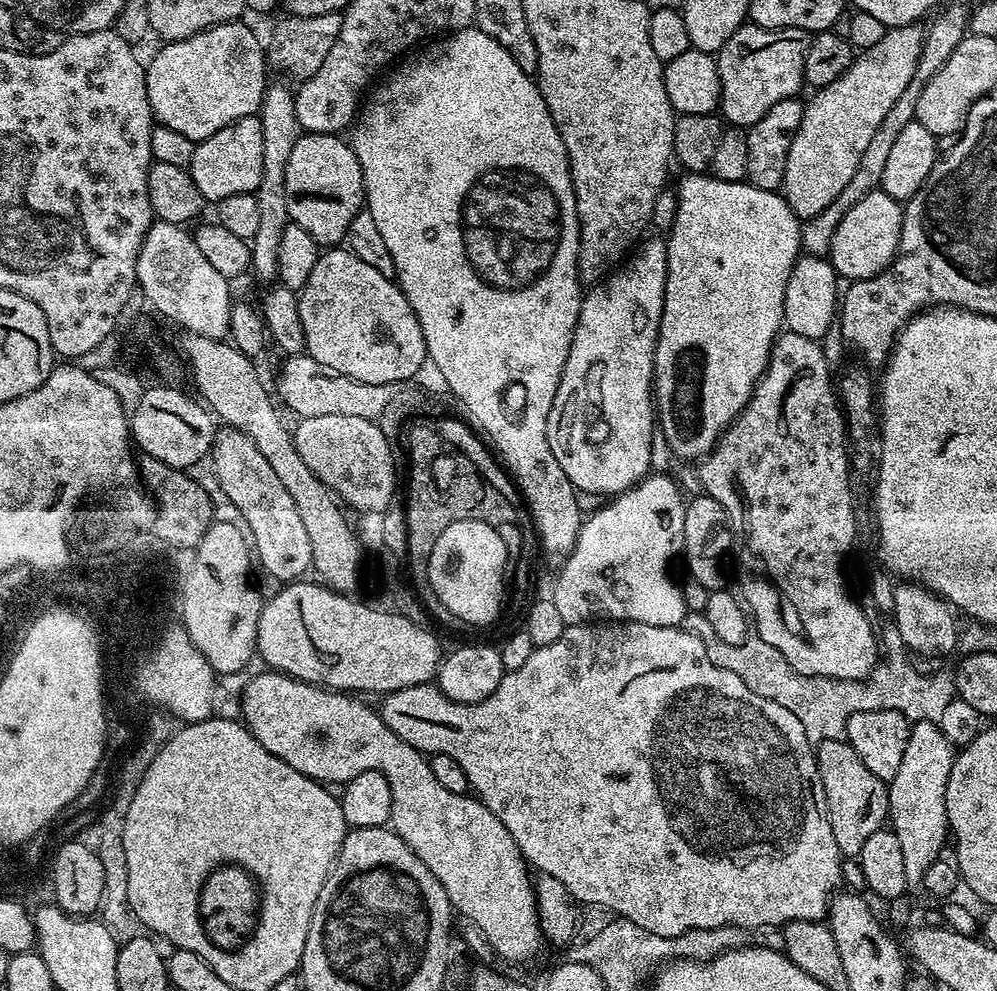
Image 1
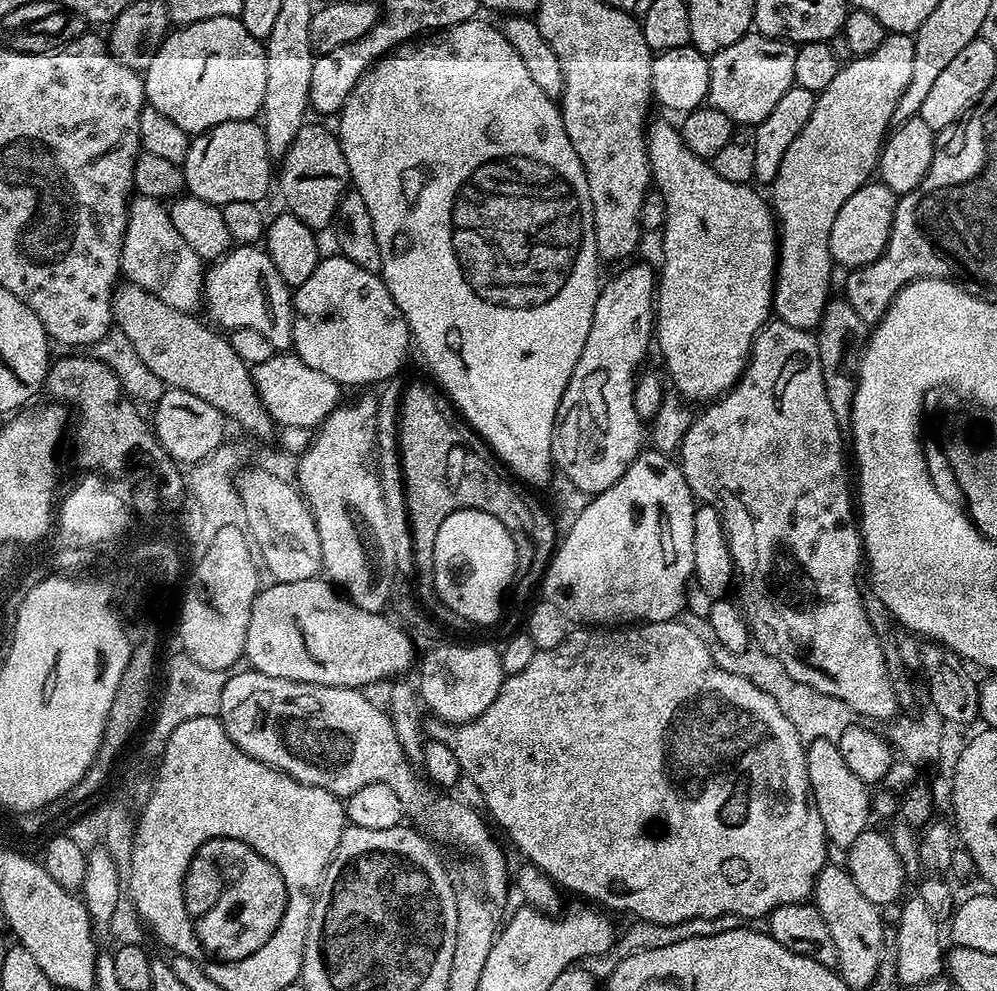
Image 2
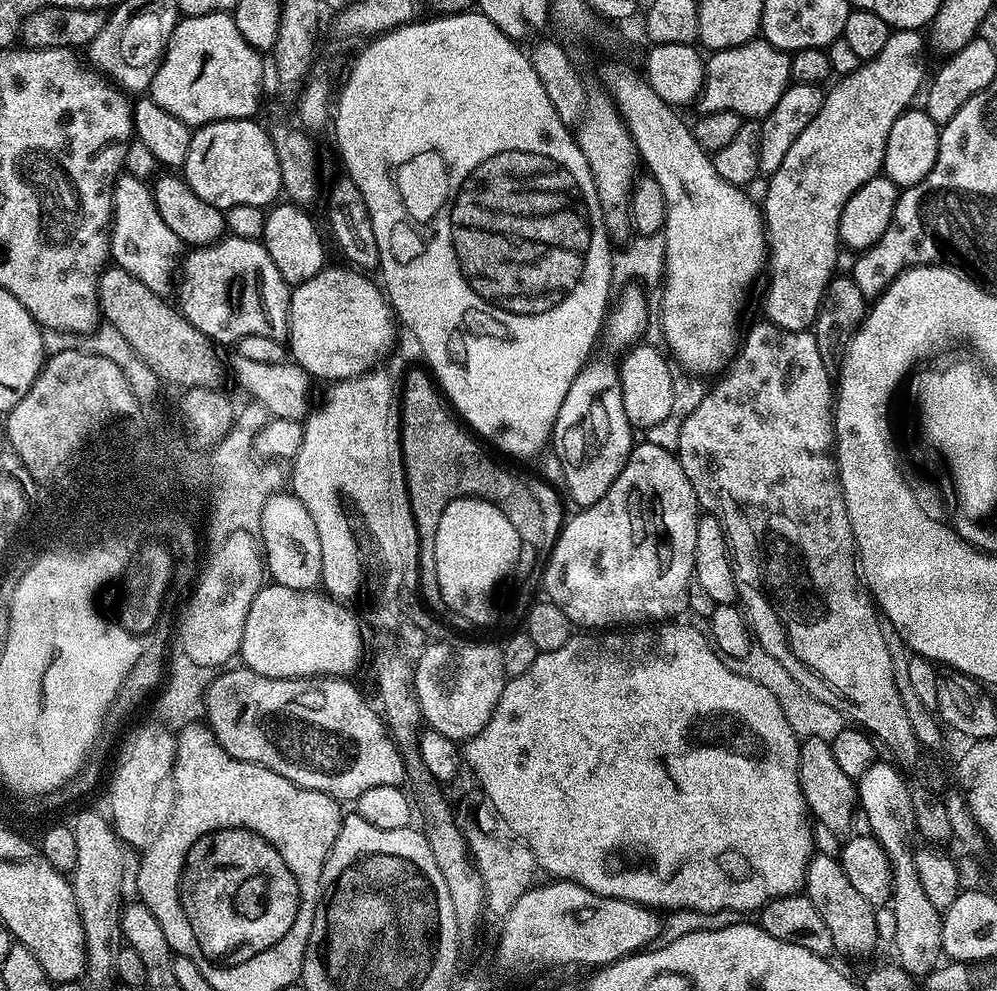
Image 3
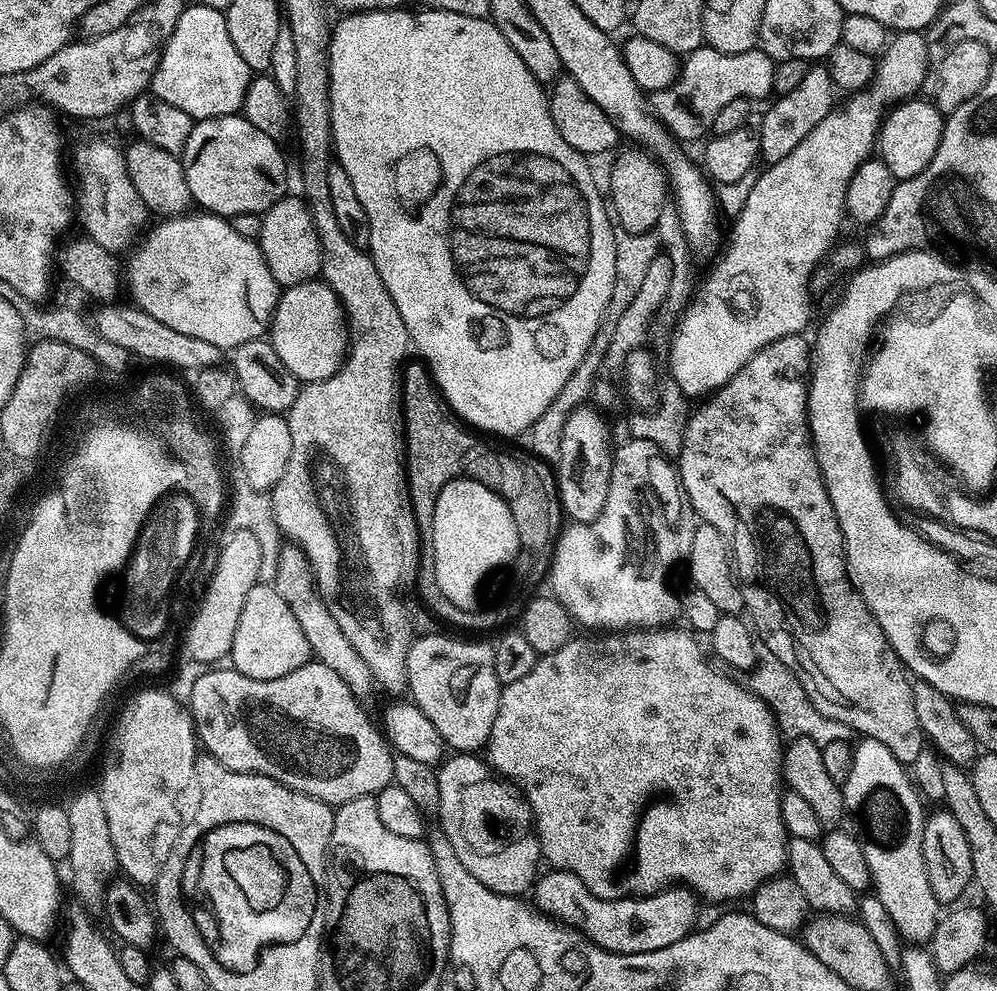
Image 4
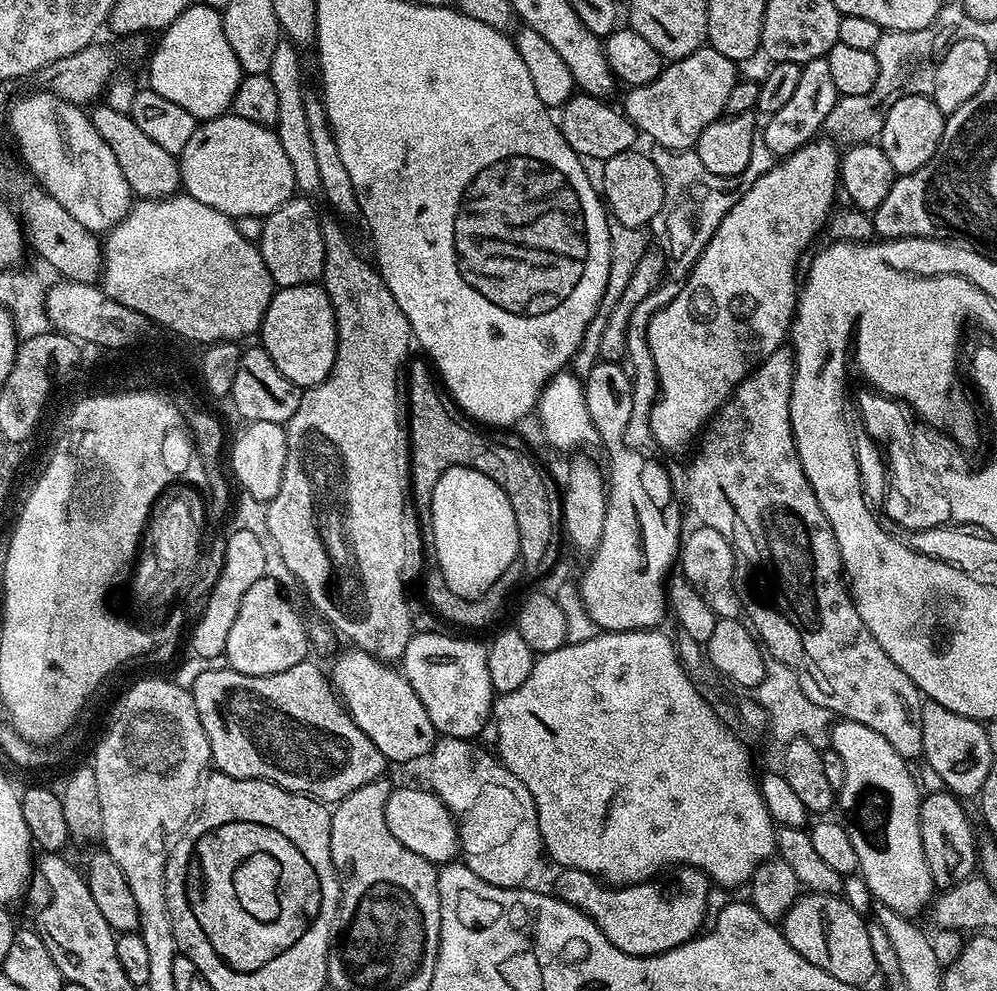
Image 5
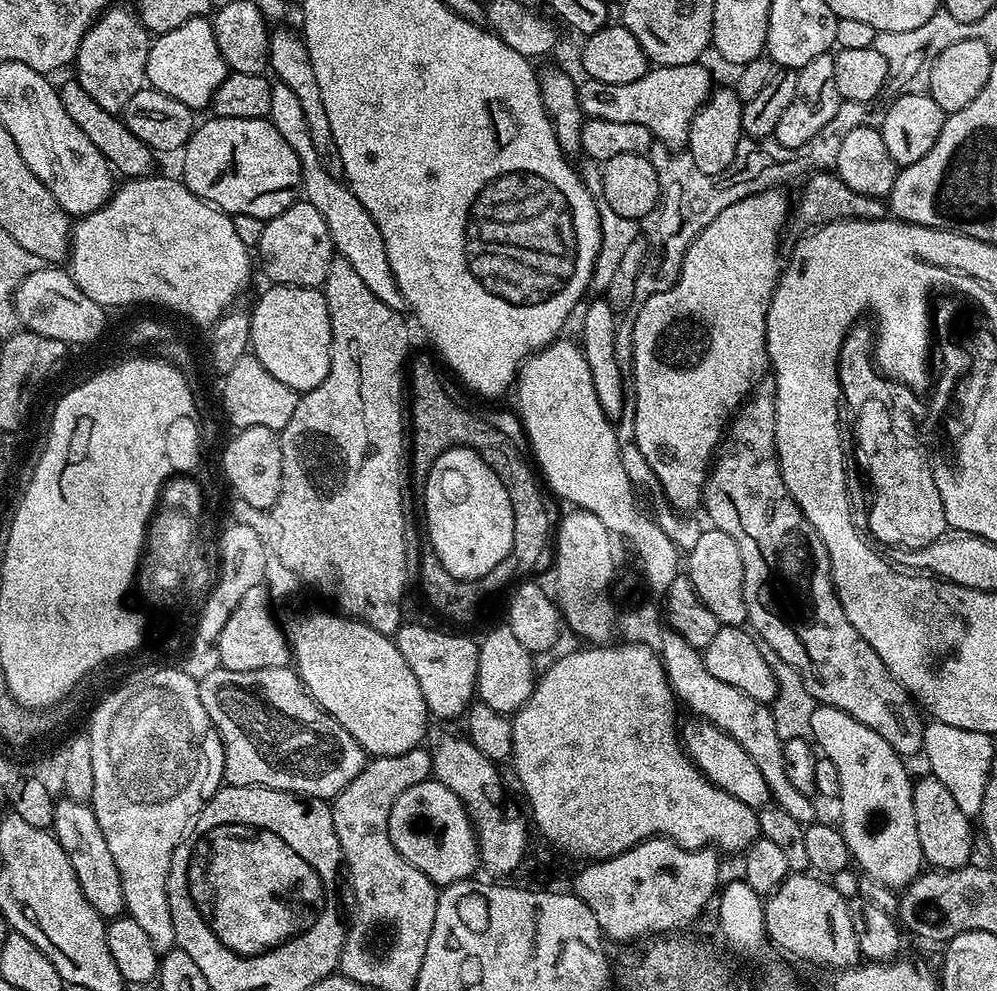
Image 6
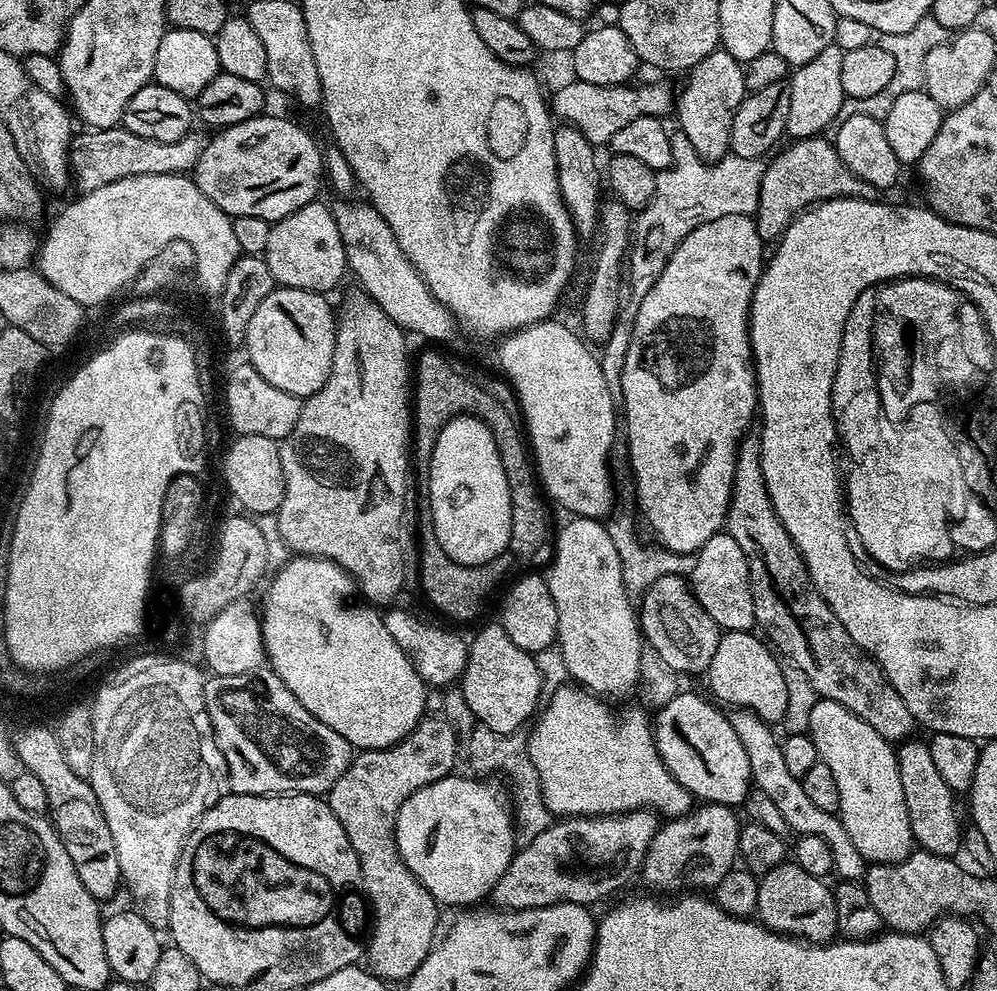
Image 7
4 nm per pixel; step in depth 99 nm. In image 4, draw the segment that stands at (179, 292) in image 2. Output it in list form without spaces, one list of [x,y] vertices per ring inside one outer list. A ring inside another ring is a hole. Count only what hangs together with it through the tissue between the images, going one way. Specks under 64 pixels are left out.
[[[92,144],[76,154],[76,172],[80,175],[78,216],[81,221],[84,219],[87,239],[117,254],[127,253],[137,243],[140,227],[150,219],[150,211],[127,174],[124,157],[125,153],[112,144]]]

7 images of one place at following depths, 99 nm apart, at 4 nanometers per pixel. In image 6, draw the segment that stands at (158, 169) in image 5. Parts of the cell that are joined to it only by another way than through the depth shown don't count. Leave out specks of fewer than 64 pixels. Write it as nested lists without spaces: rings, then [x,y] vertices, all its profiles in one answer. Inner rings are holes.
[[[68,78],[64,84],[60,84],[58,91],[60,101],[66,108],[66,114],[70,115],[74,124],[86,135],[90,142],[97,146],[98,150],[107,158],[108,163],[120,175],[127,179],[140,179],[141,176],[149,175],[155,168],[155,153],[140,138],[133,134],[121,117],[115,113],[103,110],[94,98],[86,90],[82,89],[81,84],[75,78]]]

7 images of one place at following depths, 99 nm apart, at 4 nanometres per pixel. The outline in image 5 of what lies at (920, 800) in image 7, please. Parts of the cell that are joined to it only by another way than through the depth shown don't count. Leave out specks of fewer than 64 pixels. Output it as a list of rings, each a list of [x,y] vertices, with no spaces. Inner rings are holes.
[[[948,790],[932,792],[920,802],[920,833],[922,850],[926,854],[926,866],[930,866],[930,878],[937,889],[952,888],[968,879],[978,868],[978,836],[972,833],[972,824],[964,813],[959,799]]]

